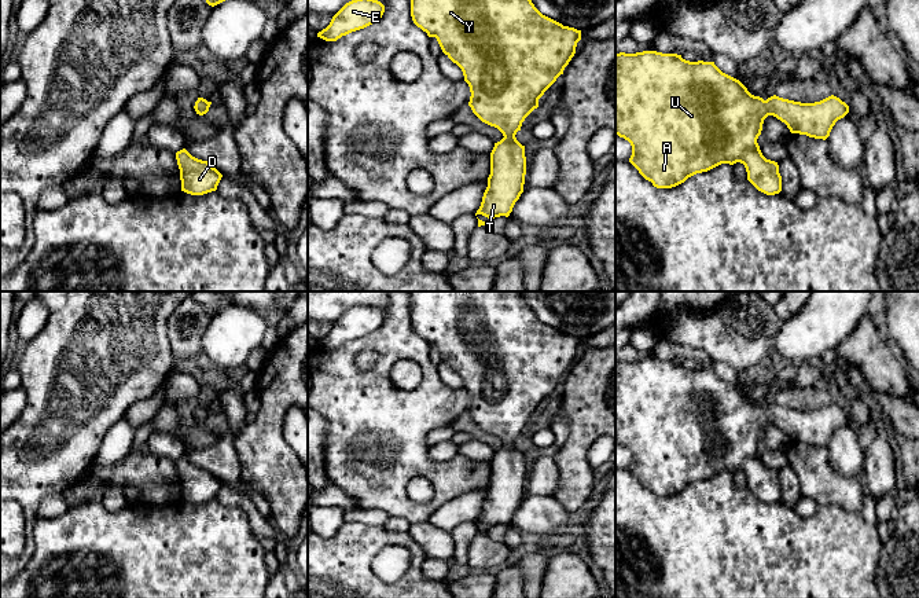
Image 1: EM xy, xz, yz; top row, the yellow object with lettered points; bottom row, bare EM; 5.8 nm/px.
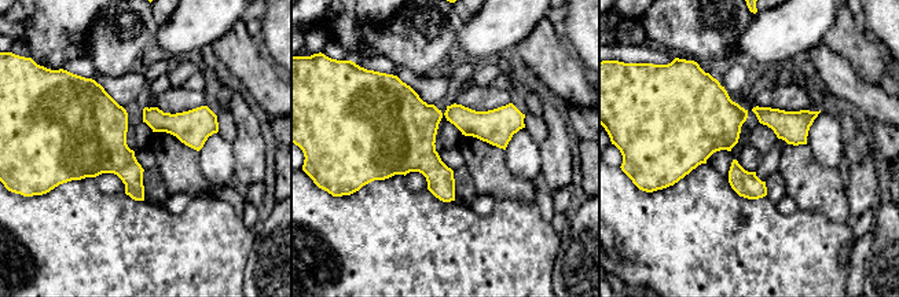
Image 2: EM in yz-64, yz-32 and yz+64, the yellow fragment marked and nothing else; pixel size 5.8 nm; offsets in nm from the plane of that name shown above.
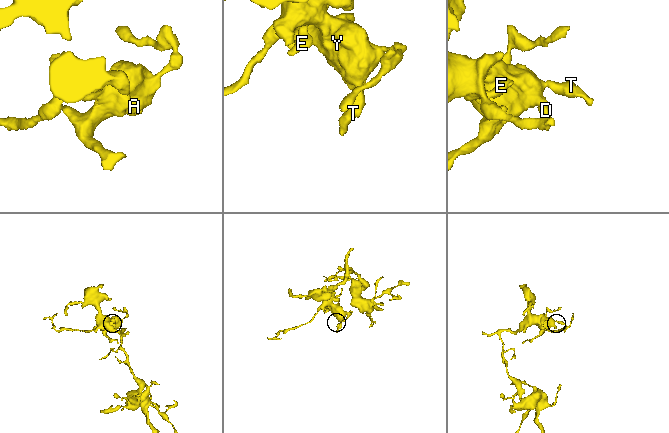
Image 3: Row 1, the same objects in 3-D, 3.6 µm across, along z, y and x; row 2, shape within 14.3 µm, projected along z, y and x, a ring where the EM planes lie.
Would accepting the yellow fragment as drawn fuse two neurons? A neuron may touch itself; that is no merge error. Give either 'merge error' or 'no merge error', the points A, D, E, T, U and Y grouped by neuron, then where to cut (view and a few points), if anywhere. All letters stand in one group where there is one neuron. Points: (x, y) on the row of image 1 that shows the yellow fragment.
no merge error | A D E T U Y | no cut

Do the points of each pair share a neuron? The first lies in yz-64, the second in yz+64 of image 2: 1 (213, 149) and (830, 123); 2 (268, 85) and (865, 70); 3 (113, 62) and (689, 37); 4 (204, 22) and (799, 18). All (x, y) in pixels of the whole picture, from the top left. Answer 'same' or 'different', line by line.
1: same
2: same
3: same
4: same

